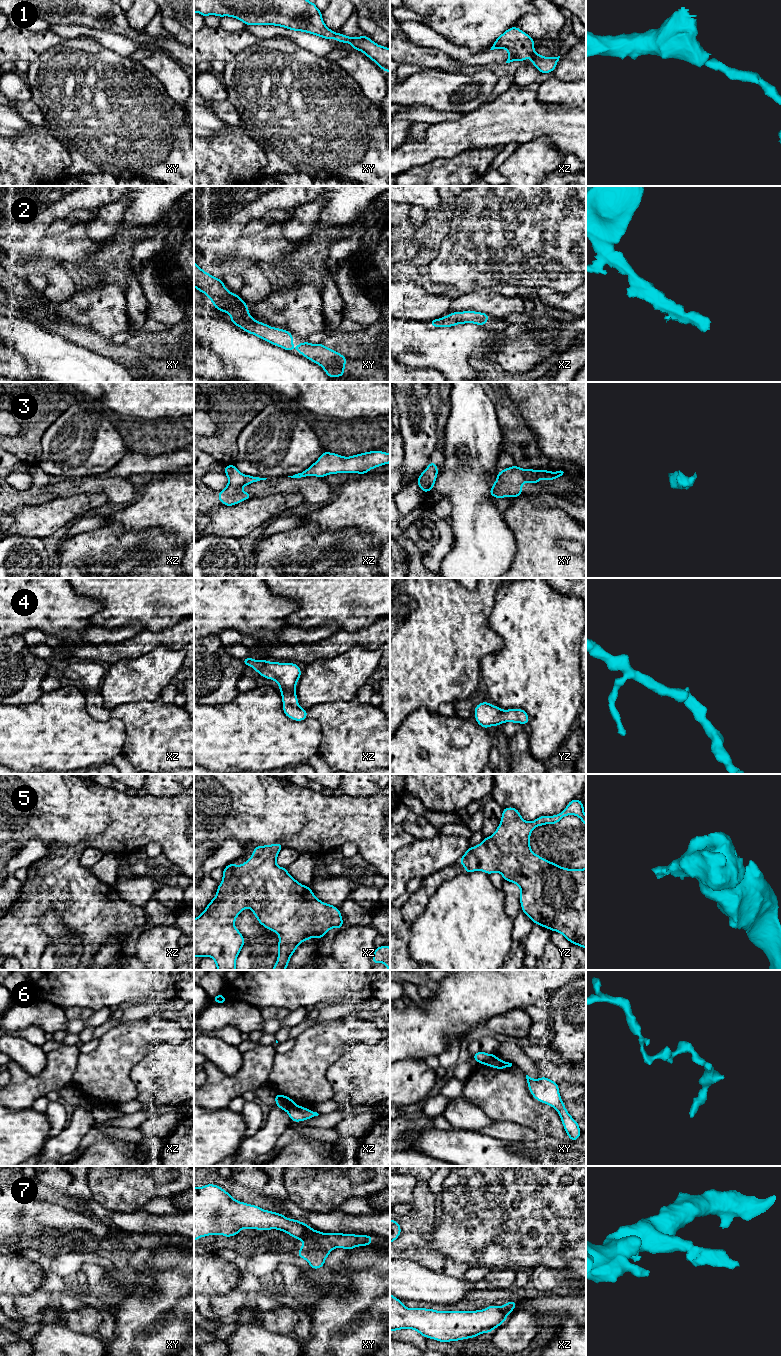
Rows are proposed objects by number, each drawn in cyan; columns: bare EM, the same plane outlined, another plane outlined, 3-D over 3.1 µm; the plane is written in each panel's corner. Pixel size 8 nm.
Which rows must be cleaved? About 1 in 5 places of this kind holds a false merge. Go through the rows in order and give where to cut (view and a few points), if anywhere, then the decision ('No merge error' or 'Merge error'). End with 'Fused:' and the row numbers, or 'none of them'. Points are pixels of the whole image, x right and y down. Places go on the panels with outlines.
1: No split. No merge error
2: No split. No merge error
3: No split. No merge error
4: No split. No merge error
5: No split. No merge error
6: Split along xy (496, 1056), (487, 1059), (483, 1063). Merge error
7: Split along xy (307, 1225), (304, 1233), (298, 1239). Merge error
Fused: 6, 7

